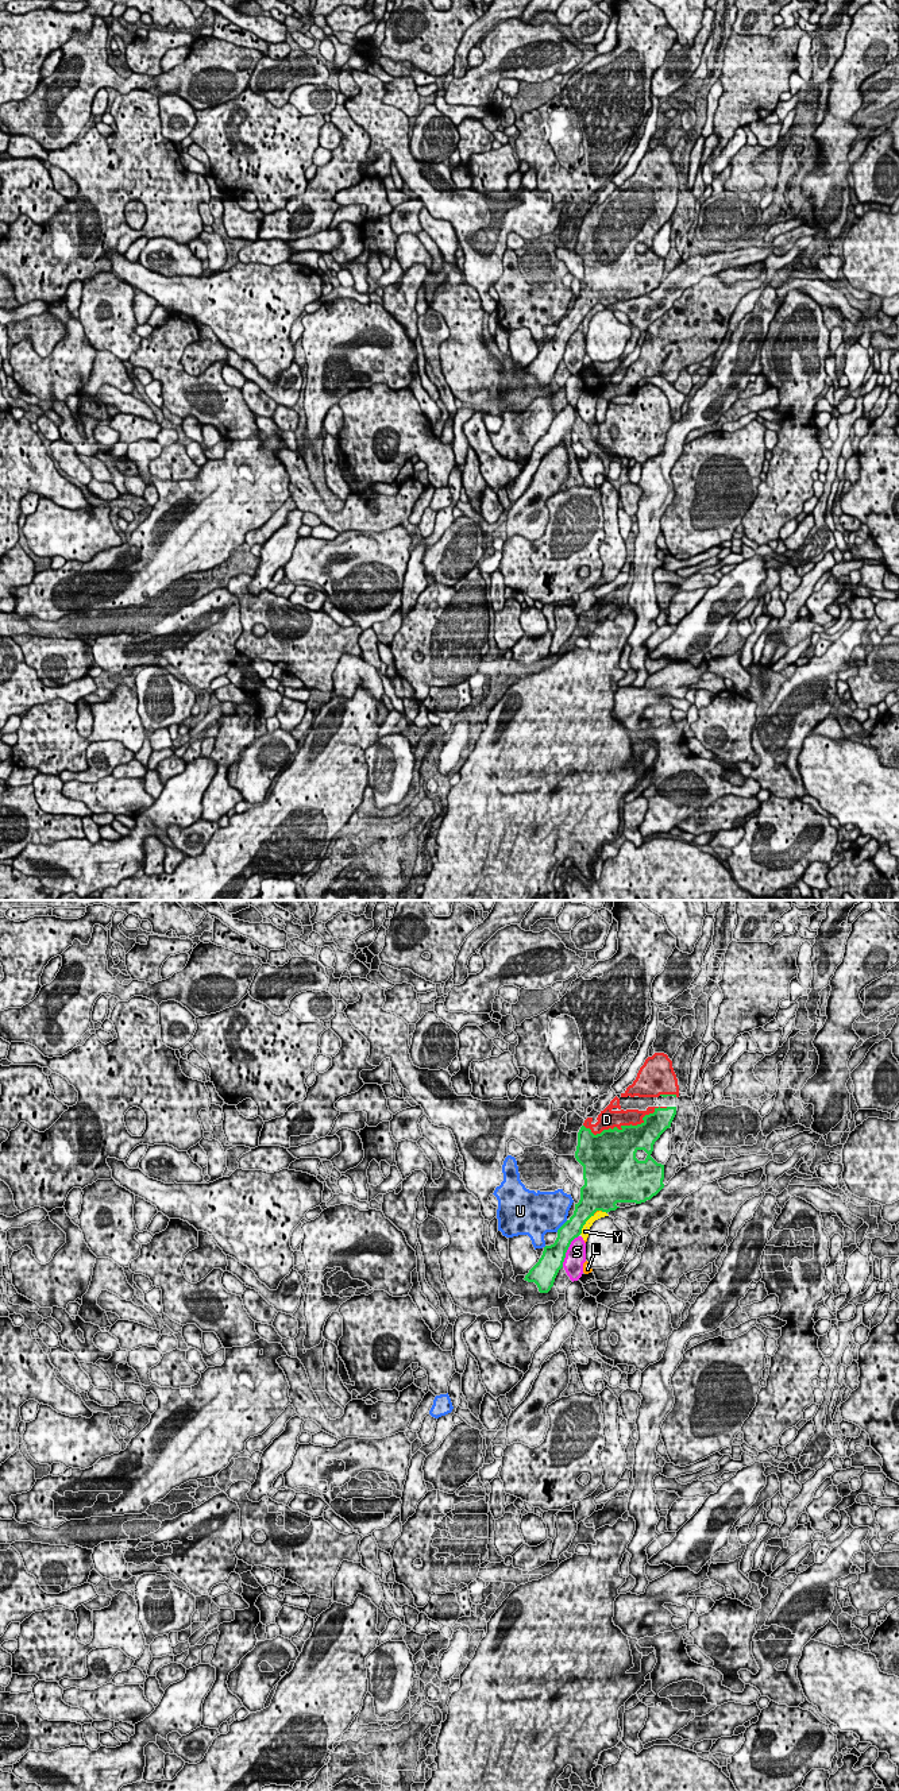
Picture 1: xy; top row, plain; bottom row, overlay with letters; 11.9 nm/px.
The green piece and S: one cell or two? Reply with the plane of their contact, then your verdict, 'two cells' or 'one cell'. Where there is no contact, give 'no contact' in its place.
meets green in xy; two cells

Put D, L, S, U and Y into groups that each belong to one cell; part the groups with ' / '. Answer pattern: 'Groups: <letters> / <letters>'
Groups: D / L Y / S / U

